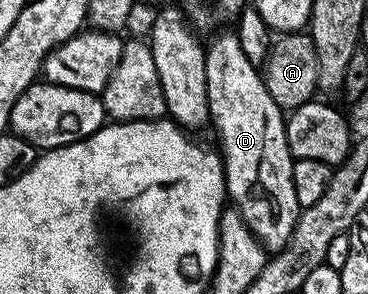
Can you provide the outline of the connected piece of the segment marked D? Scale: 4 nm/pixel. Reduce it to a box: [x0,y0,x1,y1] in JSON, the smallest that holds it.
[205,31,301,254]

